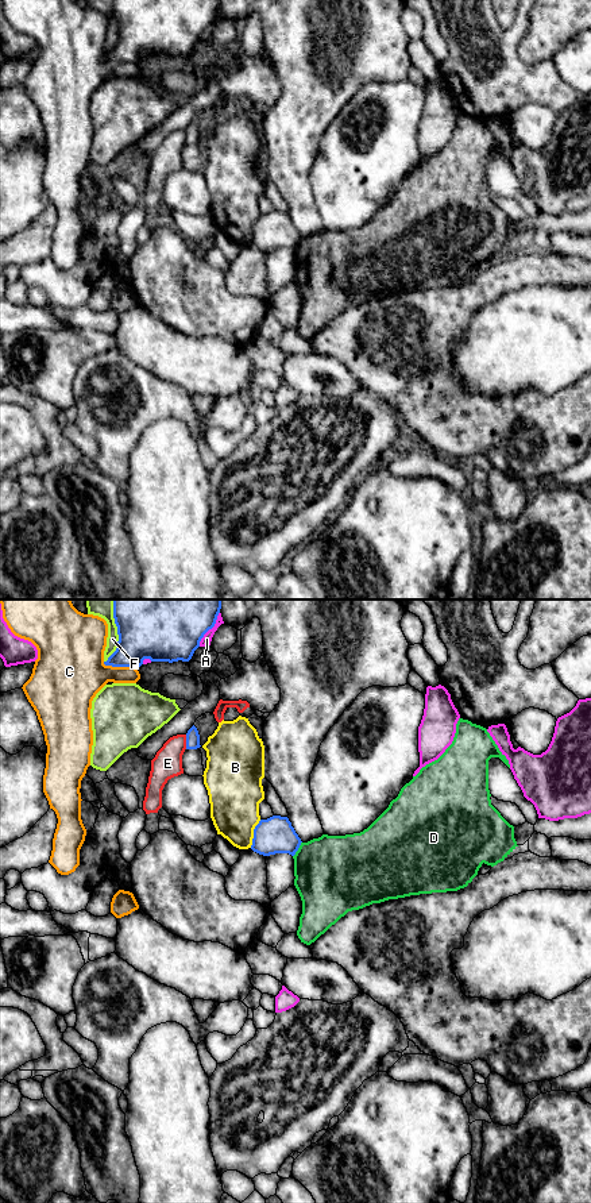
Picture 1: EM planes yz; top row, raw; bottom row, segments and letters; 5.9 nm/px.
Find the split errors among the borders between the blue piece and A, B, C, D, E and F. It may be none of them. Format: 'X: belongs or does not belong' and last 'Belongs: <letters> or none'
A: does not belong
B: does not belong
C: does not belong
D: does not belong
E: does not belong
F: does not belong
Belongs: none

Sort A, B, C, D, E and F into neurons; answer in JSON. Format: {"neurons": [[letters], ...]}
{"neurons": [["A"], ["B"], ["C"], ["D"], ["E"], ["F"]]}

